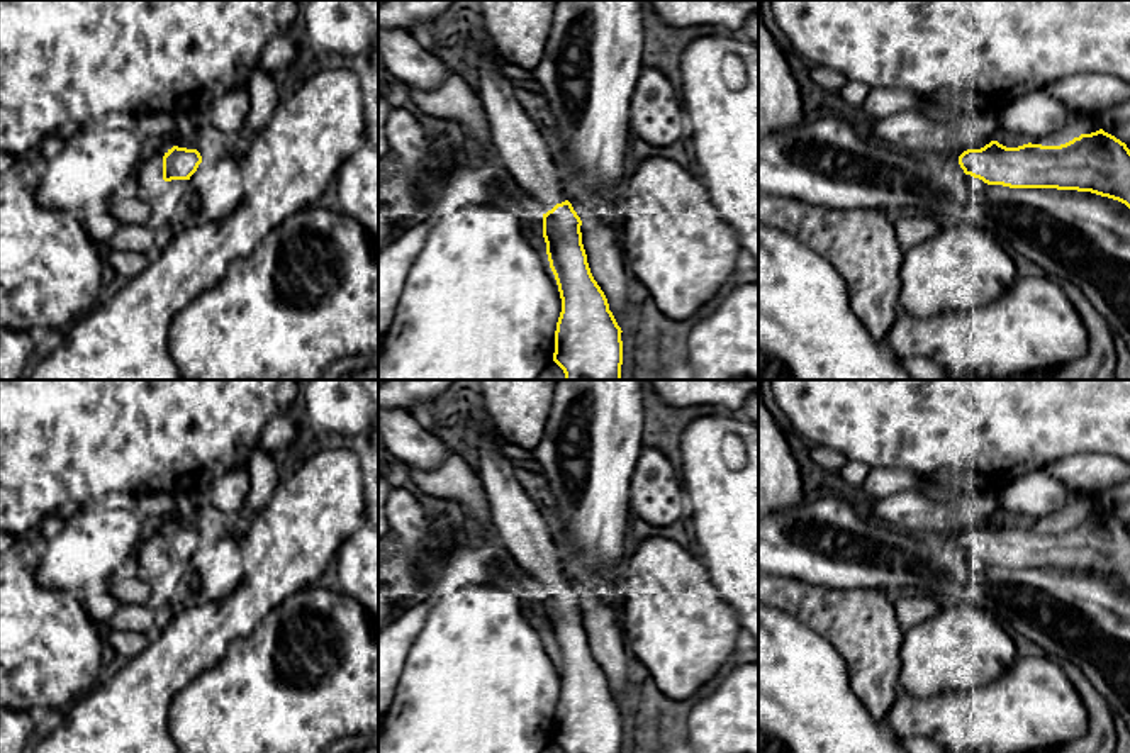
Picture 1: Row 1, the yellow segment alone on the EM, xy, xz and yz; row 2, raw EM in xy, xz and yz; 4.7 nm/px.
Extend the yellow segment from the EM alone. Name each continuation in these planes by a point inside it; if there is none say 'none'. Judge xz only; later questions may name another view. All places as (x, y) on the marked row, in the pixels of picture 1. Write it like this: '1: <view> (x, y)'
1: xz (526, 151)

